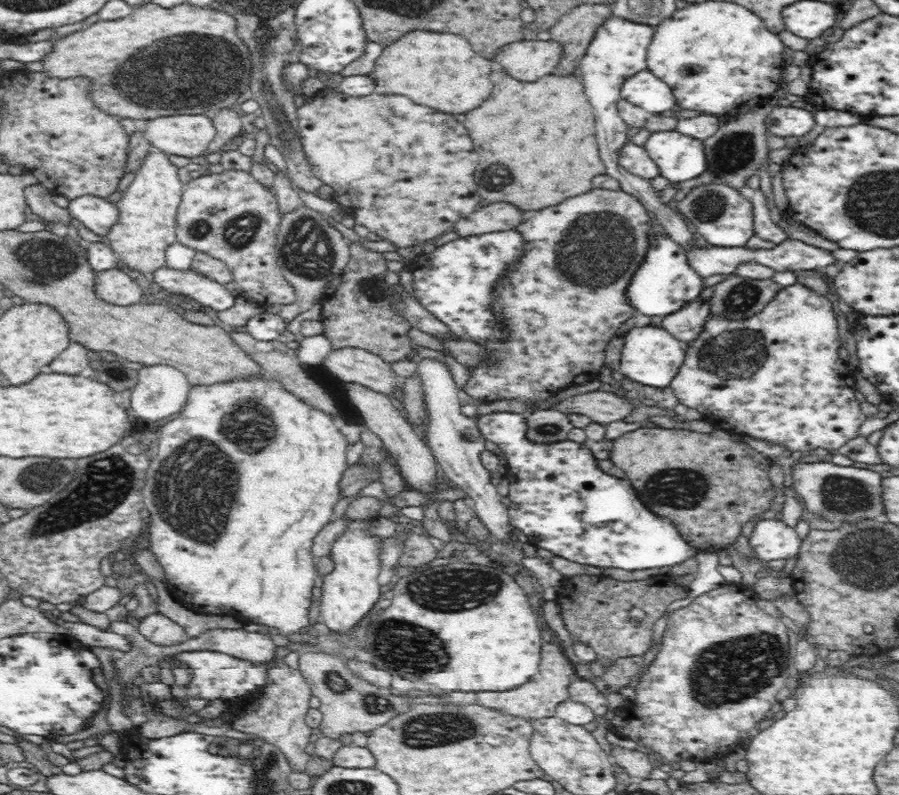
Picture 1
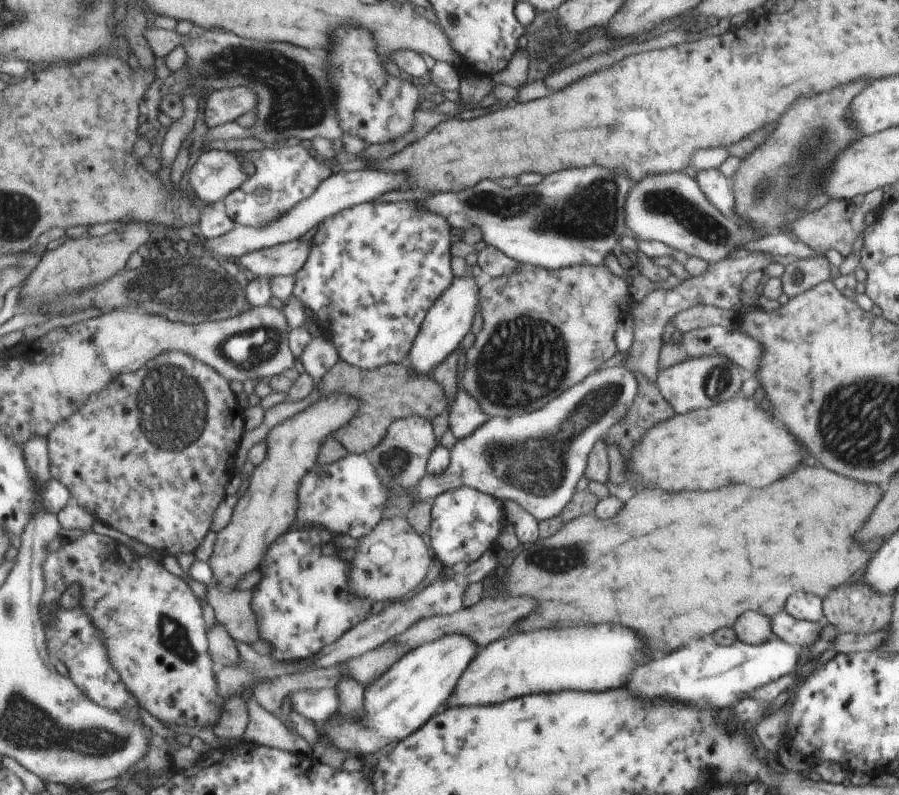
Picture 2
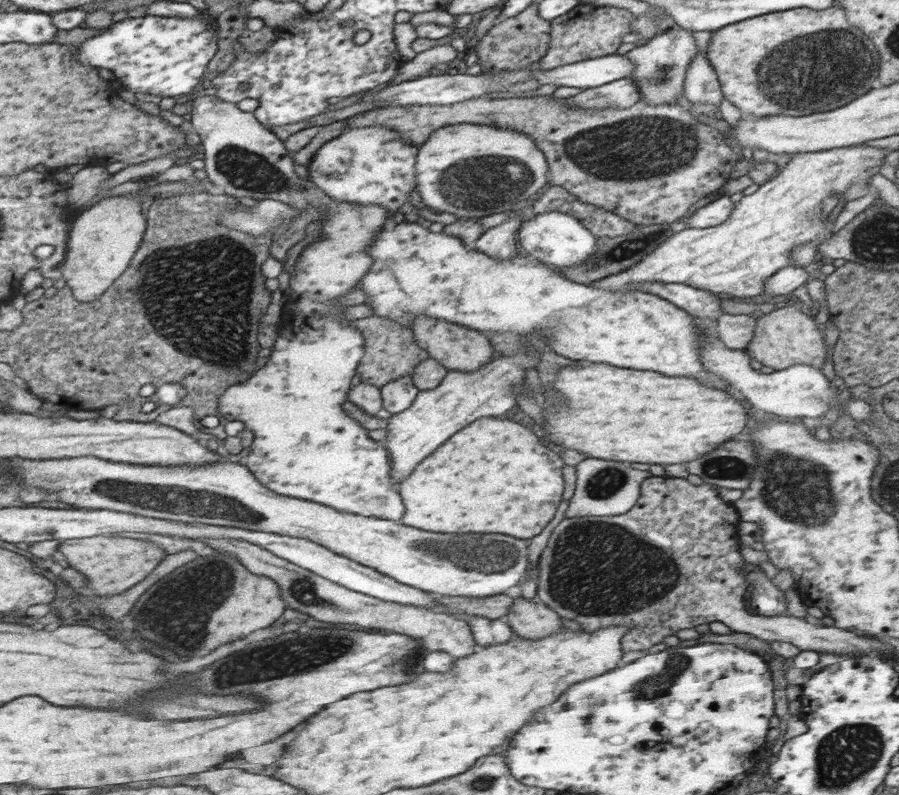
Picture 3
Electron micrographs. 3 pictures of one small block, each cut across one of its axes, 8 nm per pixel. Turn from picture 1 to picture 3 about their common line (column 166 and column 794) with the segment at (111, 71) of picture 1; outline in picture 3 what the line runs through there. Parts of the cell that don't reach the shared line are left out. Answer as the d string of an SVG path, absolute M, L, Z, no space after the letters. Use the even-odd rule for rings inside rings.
M843 5L830 6L825 10L791 8L746 18L737 24L714 30L708 42L705 57L715 71L722 97L736 106L745 117L803 116L828 112L843 107L869 89L882 86L877 76L880 54L868 35L848 23Z

